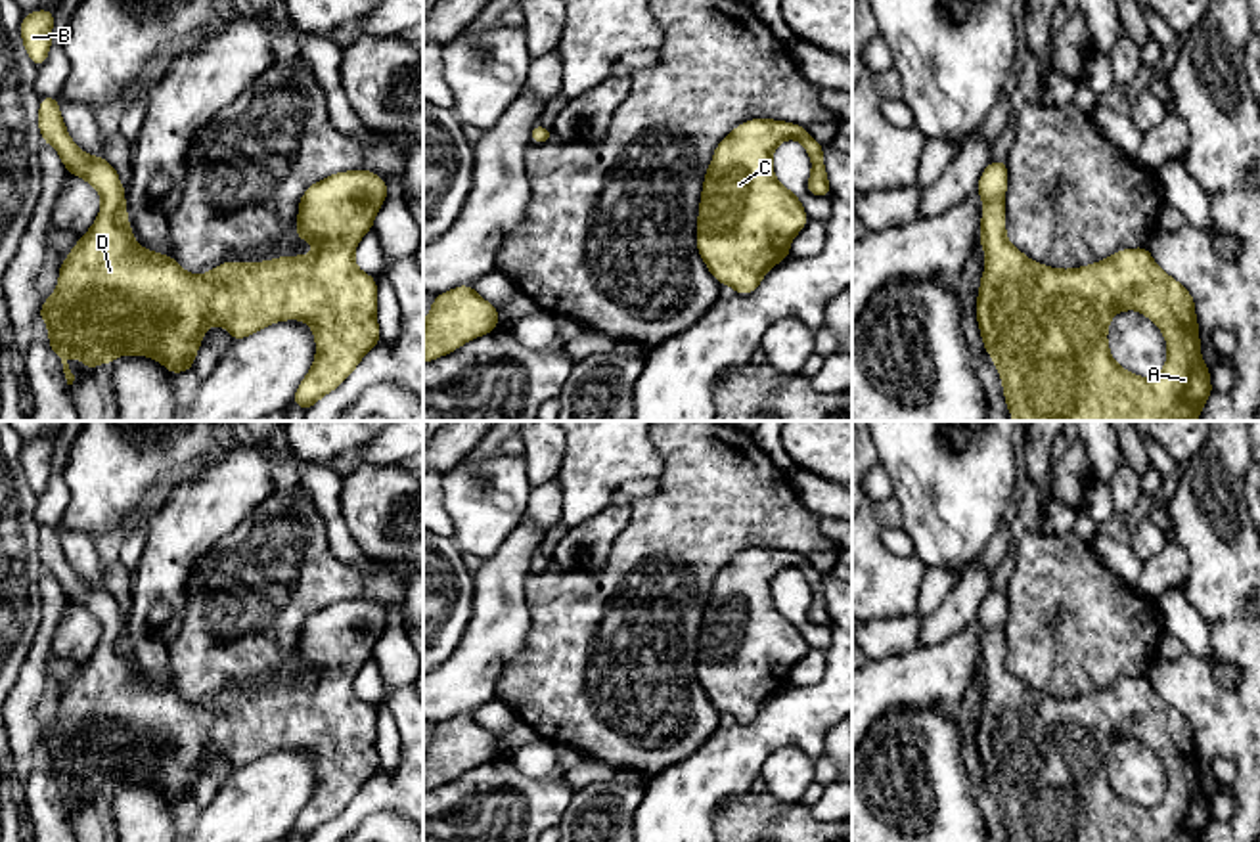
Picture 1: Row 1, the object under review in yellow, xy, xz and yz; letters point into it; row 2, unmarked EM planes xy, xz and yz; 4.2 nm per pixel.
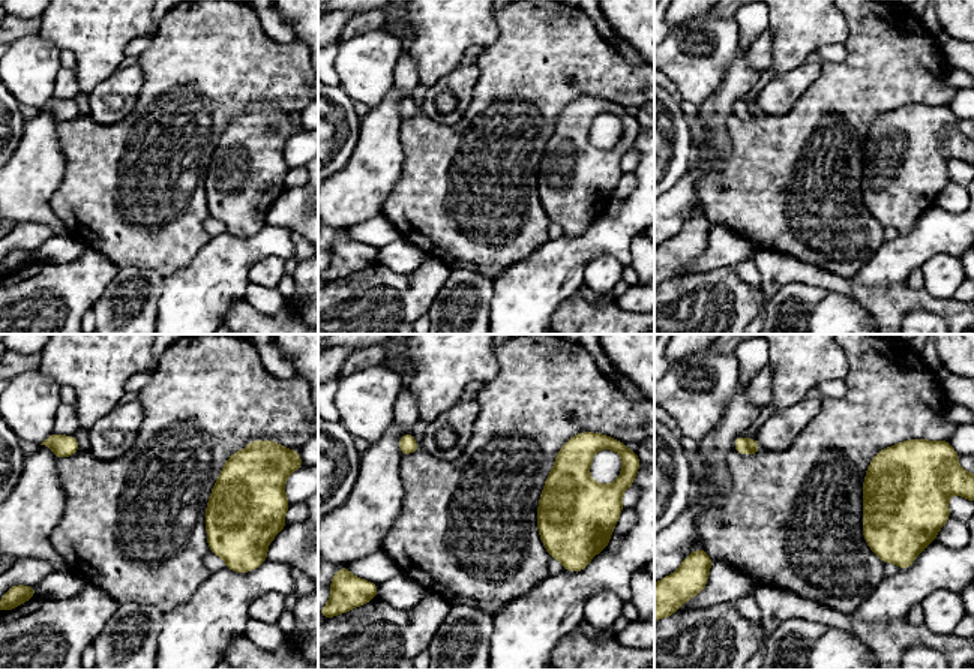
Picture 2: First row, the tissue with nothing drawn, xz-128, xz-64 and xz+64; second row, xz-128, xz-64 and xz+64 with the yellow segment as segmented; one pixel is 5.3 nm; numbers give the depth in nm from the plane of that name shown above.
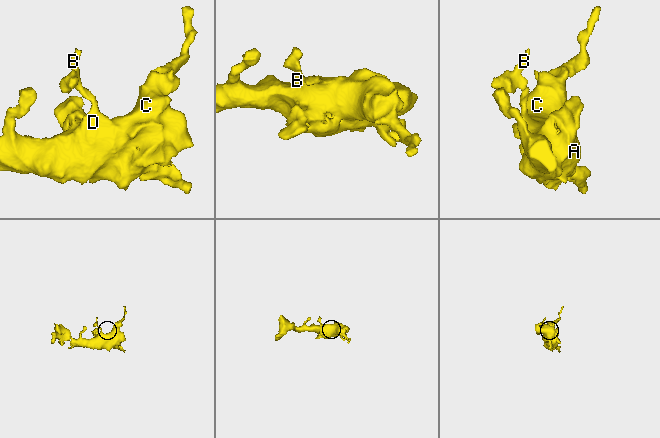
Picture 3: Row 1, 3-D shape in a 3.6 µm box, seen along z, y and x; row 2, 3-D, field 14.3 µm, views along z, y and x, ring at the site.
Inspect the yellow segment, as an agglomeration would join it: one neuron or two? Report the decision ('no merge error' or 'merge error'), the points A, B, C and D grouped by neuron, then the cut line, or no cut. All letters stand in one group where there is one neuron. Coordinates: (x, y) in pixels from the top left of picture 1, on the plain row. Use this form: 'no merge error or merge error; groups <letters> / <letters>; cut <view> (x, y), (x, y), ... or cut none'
no merge error; groups A B C D; cut none

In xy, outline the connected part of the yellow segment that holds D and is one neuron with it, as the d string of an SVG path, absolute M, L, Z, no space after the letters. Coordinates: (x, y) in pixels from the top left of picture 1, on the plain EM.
M54 524L40 526L36 551L44 572L57 578L69 603L84 607L101 624L101 639L94 654L79 668L65 691L59 695L57 718L44 727L38 746L48 752L50 777L59 785L67 813L75 804L65 785L79 785L84 796L92 800L98 792L111 790L123 783L149 785L159 788L172 804L193 798L193 787L199 779L205 760L213 752L228 758L234 769L239 769L280 748L304 748L316 765L316 790L299 813L293 825L303 840L316 832L322 825L337 817L360 792L362 785L381 769L377 741L377 710L360 700L354 693L354 677L364 662L371 660L373 647L387 628L389 612L370 599L349 599L327 605L312 612L299 630L297 664L301 670L314 670L316 681L304 685L280 685L270 691L224 691L209 702L195 704L184 700L170 683L157 683L140 677L130 660L124 616L119 610L117 597L103 586L82 582L65 559L57 528Z

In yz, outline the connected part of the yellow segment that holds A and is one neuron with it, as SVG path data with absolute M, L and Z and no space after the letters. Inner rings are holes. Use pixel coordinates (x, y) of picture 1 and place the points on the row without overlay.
M990 589L977 616L984 630L980 676L986 681L977 748L984 777L1001 804L1009 842L1203 842L1212 815L1210 798L1201 787L1201 758L1189 720L1155 693L1145 674L1122 677L1101 691L1074 698L1057 698L1030 689L1005 666L1003 628L1007 610L1007 589ZM1122 739L1137 739L1151 746L1166 765L1168 788L1153 808L1124 800L1109 781L1107 756L1111 746Z

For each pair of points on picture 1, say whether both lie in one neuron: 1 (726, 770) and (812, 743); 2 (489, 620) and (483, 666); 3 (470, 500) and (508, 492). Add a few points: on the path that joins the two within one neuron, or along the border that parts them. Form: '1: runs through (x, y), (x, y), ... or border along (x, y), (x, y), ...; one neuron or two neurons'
1: runs through (747, 749), (766, 733), (791, 733); one neuron
2: runs through (489, 632), (483, 655); one neuron
3: runs through (479, 500), (498, 492); one neuron

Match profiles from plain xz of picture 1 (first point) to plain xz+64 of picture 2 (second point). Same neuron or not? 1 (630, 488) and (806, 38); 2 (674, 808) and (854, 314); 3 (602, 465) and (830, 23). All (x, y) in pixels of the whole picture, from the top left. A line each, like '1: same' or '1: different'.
1: different
2: same
3: same

